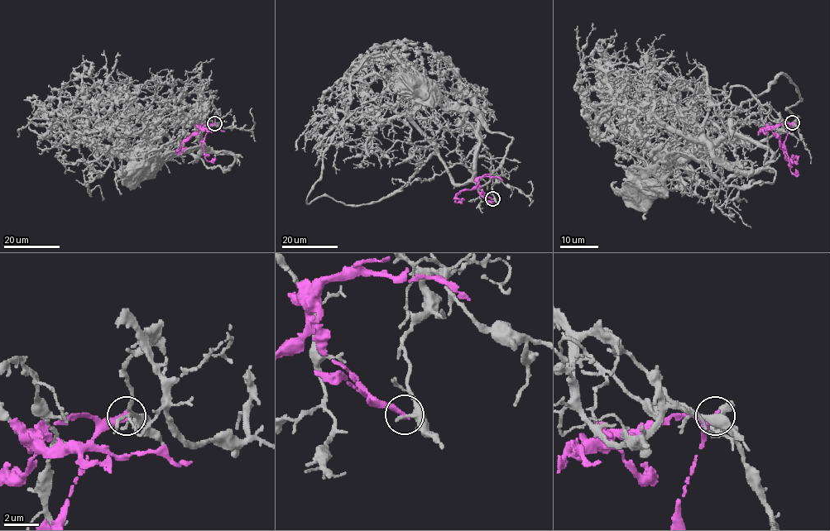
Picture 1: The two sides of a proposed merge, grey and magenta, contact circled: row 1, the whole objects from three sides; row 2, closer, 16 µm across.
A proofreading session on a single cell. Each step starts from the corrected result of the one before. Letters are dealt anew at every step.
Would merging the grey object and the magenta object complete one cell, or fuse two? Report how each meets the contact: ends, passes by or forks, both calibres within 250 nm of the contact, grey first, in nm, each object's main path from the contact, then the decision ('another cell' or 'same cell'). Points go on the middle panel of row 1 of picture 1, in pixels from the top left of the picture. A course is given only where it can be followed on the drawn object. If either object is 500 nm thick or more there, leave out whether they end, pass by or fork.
grey ends | magenta ends | 280/320 nm | grey via (492, 198), (490, 156), (476, 133), (479, 186), (499, 165), (512, 139), (491, 132), (470, 110), (410, 83) | magenta via (492, 198), (481, 190), (478, 184), (471, 189), (462, 189), (455, 201), (463, 198) | another cell

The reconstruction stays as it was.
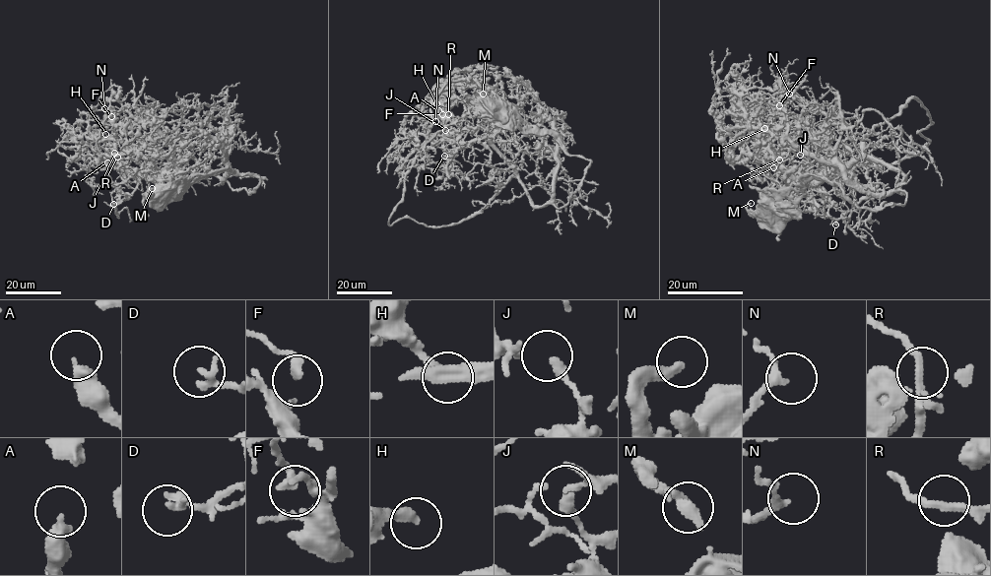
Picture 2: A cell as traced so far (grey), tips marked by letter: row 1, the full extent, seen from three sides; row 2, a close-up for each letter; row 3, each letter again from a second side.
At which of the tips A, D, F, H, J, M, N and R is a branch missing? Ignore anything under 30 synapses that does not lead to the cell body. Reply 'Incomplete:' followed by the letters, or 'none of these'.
Incomplete: none of these

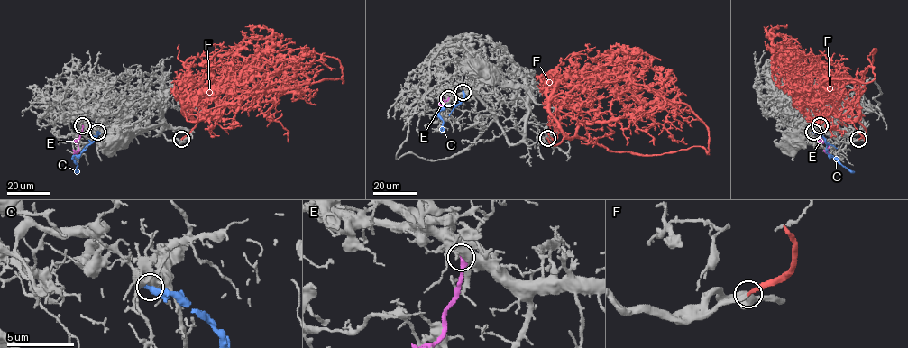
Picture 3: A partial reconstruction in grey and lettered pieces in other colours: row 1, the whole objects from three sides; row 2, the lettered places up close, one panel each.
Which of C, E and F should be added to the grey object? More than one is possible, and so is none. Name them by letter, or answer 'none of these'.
F

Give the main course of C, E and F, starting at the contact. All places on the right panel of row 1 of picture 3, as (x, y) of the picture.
C: (813, 132), (827, 143), (828, 156), (854, 172)
E: (820, 125), (821, 140), (828, 144), (826, 151), (823, 150)
F: (858, 139), (866, 130), (857, 121), (817, 108), (800, 95), (790, 63), (770, 38), (773, 28), (784, 26)

